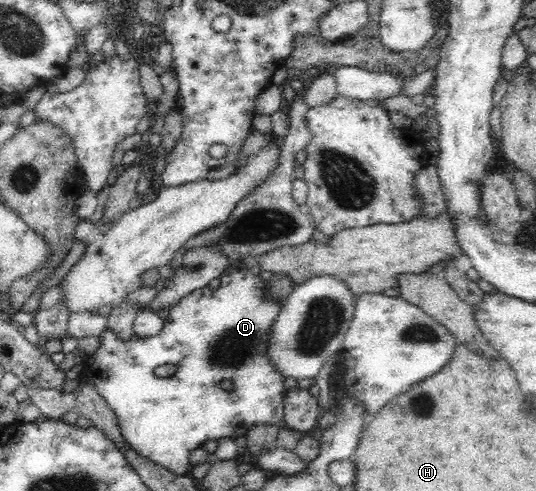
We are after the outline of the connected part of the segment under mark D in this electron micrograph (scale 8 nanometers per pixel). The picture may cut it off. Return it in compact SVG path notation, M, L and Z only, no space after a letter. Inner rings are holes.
M241 260L232 262L233 267L227 273L222 273L219 276L220 286L218 288L210 288L208 285L198 288L198 290L194 290L194 292L190 292L190 294L184 296L178 304L171 306L168 316L164 319L162 330L158 334L149 337L140 337L135 334L130 340L120 340L115 332L106 328L100 334L100 346L90 356L92 357L92 364L86 364L84 371L81 373L81 376L84 376L86 381L94 384L98 394L104 398L108 406L115 412L123 440L125 443L128 443L128 447L132 447L132 450L136 451L136 454L142 455L142 457L150 459L153 463L158 463L180 475L189 472L188 458L190 452L201 446L202 443L208 440L222 440L222 438L236 439L238 436L245 436L254 424L280 424L284 420L282 404L284 396L286 396L288 391L284 387L286 377L280 375L280 371L270 363L266 352L268 350L268 340L270 340L270 334L272 334L272 324L274 324L274 320L278 316L280 308L282 308L283 301L276 301L276 299L270 301L264 295L267 294L267 280L260 279L258 274L244 267L244 263L241 265L240 263ZM164 364L177 366L178 370L172 376L155 376L153 373L155 368L164 366Z

